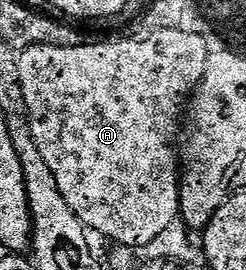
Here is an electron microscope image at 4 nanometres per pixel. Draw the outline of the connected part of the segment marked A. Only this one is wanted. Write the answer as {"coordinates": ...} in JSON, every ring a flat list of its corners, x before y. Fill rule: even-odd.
{"coordinates":[[177,28,151,29,147,33,148,35,143,35,140,39,115,39,112,43,94,41,81,48,54,48,53,45,35,44,31,48,18,52,21,85,25,89,27,123,31,127,33,141,37,141,37,149,41,149,45,161,49,161,49,169,53,169,53,177,57,177,57,189,61,189,65,201,69,201,69,209,77,213,84,227,92,232,100,231,105,238,120,243,118,246,123,249,132,249,131,247,146,249,151,241,156,240,170,224,180,218,181,159,177,154,177,144,181,139,181,120,184,118,189,100,195,94,195,88,203,80,209,54,207,39,197,33,182,32]]}

